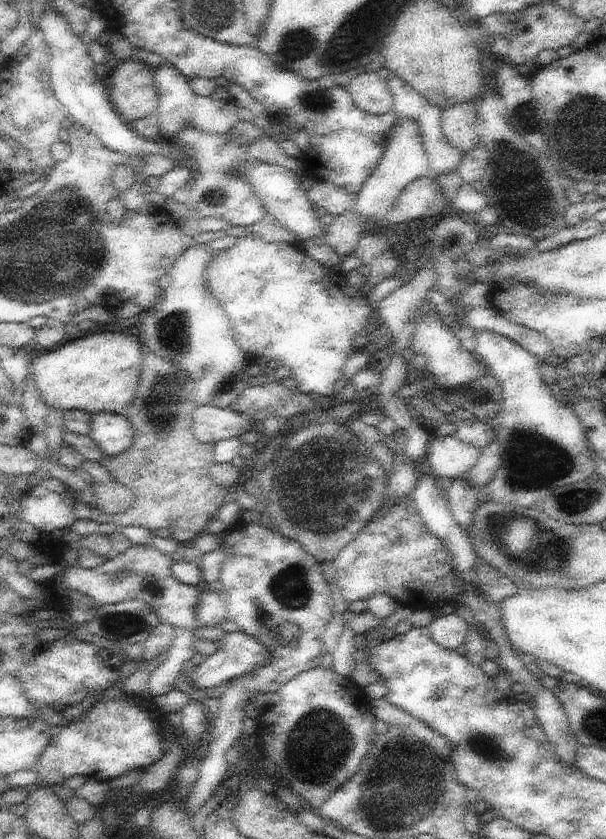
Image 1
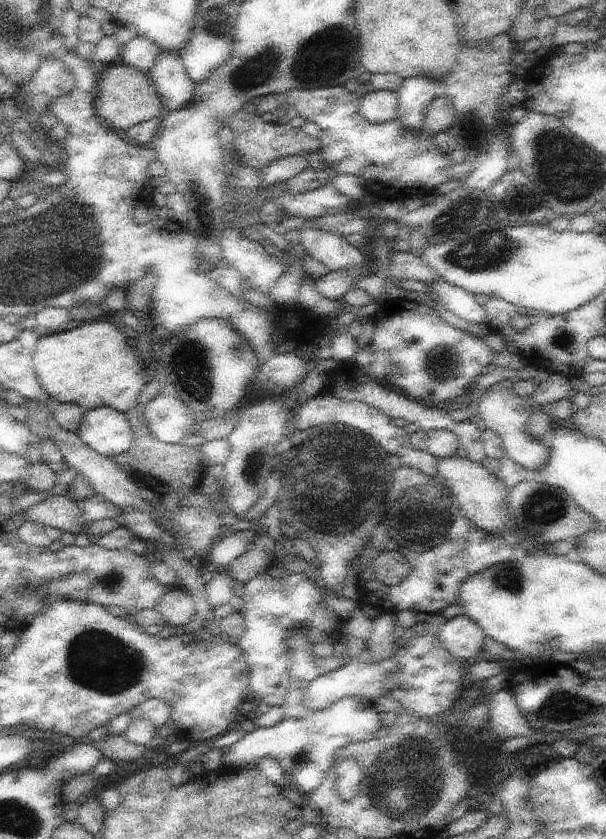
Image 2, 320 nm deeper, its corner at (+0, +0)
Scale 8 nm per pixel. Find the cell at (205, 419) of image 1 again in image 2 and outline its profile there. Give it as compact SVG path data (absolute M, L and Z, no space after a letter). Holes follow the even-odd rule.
M157 394L144 409L144 416L148 428L160 442L180 443L190 435L195 435L196 422L191 410L176 396Z

